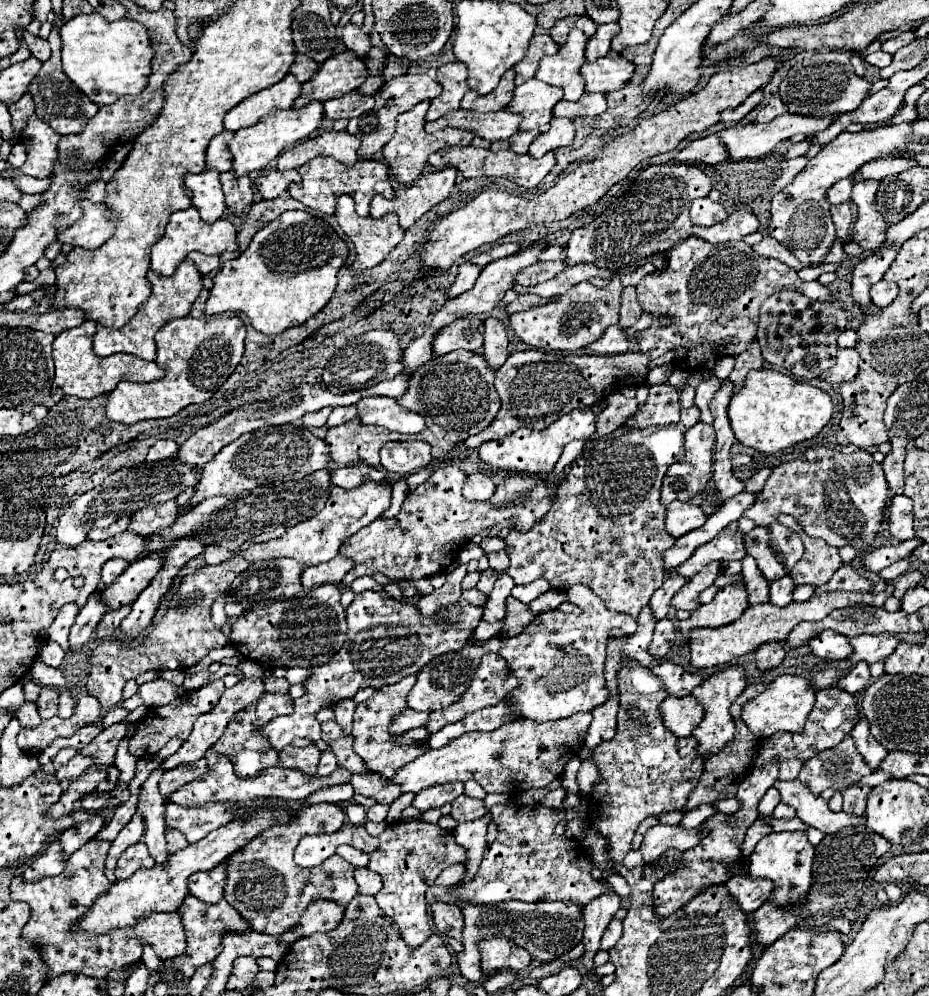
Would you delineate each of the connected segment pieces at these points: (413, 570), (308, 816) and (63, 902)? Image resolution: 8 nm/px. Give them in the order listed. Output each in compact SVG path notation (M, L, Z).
M448 465L444 469L438 469L416 491L408 493L398 517L394 517L394 519L376 519L368 527L364 527L356 535L352 535L342 545L340 555L344 553L344 557L354 559L356 567L344 577L342 585L350 585L356 577L372 575L376 571L384 573L388 579L394 579L394 581L424 579L424 577L432 577L434 573L442 573L456 559L460 549L474 535L480 535L480 533L492 529L500 521L512 521L512 527L518 529L518 531L532 529L532 525L542 521L544 515L550 511L552 501L556 499L556 491L558 491L558 481L550 481L548 477L516 477L516 473L514 473L514 475L508 475L508 483L502 485L502 489L504 489L502 493L500 493L500 487L496 487L496 493L494 493L492 501L466 501L464 495L462 495L464 479L466 479L466 473L460 471L456 465Z
M310 805L300 809L292 823L270 827L260 833L260 837L252 839L244 849L230 855L224 899L242 913L244 921L252 925L252 931L278 937L294 929L312 899L330 899L344 907L352 901L358 893L358 885L354 881L354 867L348 861L332 857L312 869L302 869L294 863L294 849L300 837L308 833L334 833L344 825L344 821L346 815L338 805Z
M92 839L86 845L82 845L66 863L66 869L56 875L56 877L46 877L44 881L36 881L36 883L28 883L24 881L20 875L16 875L10 883L10 899L12 901L24 901L32 907L32 917L28 921L28 925L22 931L22 937L28 941L38 941L40 943L40 953L42 959L46 961L46 965L50 967L48 979L54 979L60 973L82 973L88 977L98 977L98 979L106 979L108 973L112 969L122 969L122 967L130 967L136 961L140 961L142 957L142 947L150 945L154 952L161 960L166 960L184 953L186 949L186 937L184 937L184 929L180 923L180 917L176 913L152 913L148 919L140 921L138 925L134 925L132 929L114 929L114 933L106 933L106 935L96 935L90 937L86 933L74 933L72 925L76 925L82 915L88 911L88 907L92 907L94 899L98 899L102 893L108 891L110 881L104 875L104 861L110 849L110 841L102 841L102 839Z

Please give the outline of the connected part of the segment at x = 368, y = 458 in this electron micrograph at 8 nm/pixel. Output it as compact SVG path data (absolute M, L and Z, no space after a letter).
M358 417L344 423L344 425L338 425L338 427L332 427L328 429L328 437L324 437L324 441L328 439L328 447L330 447L330 453L332 453L332 461L338 463L338 467L348 467L348 465L358 465L358 463L364 463L368 467L378 467L378 453L382 449L382 445L386 441L404 441L406 435L400 435L400 433L392 433L384 427L368 427L368 425L360 425L358 423Z

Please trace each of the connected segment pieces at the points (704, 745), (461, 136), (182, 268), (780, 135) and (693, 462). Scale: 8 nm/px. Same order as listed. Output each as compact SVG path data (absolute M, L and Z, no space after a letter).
M726 667L724 671L718 671L710 677L706 677L694 691L692 695L700 701L700 705L704 707L706 715L702 719L702 723L694 729L694 737L700 743L700 753L706 757L710 753L716 753L718 749L722 749L722 745L726 745L732 737L734 737L734 721L730 717L730 705L732 701L744 691L746 687L746 673L742 667Z
M422 101L418 105L414 105L410 111L402 113L398 119L396 119L396 131L394 131L394 137L390 139L388 145L384 145L382 149L382 157L384 157L384 163L388 165L392 177L398 181L398 183L412 183L420 177L422 169L426 167L426 159L430 153L436 153L440 149L446 149L446 147L452 147L452 145L470 145L474 135L470 131L464 131L464 129L452 129L452 127L446 127L442 131L436 131L436 133L426 133L424 131L424 115L428 111L430 103L428 101Z
M184 259L172 277L160 277L156 271L148 271L148 279L152 283L152 293L150 297L140 305L140 309L136 311L136 315L130 319L130 323L126 323L122 329L108 329L98 325L98 331L94 335L94 353L100 357L108 357L114 353L132 353L136 357L142 357L146 361L154 361L156 359L156 343L154 343L154 335L158 329L162 329L168 321L178 319L178 317L186 317L192 309L192 303L198 299L202 287L202 275L196 269L196 265L188 259Z
M784 113L780 117L776 117L770 123L746 123L746 125L734 125L728 127L724 131L718 133L718 137L724 141L730 159L754 159L754 157L762 157L766 153L770 153L774 149L776 143L790 139L796 133L804 133L804 135L812 135L816 131L824 131L828 125L832 125L836 117L804 117L804 115L796 115L796 113Z
M696 423L694 427L690 427L684 433L684 447L686 447L686 455L682 461L678 461L676 465L672 465L664 477L662 483L662 503L670 505L672 501L690 501L694 495L702 493L704 487L708 485L710 477L712 477L712 451L714 451L714 441L716 441L716 431L712 429L712 425L704 425L704 423Z

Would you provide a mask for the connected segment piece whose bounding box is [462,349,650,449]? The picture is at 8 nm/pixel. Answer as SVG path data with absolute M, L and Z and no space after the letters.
M520 351L508 357L508 361L496 371L496 391L504 399L496 421L476 437L468 437L464 447L480 447L484 441L502 439L518 427L546 429L560 415L570 413L578 407L592 407L598 401L604 401L612 389L638 387L646 381L650 358L640 351L622 353L622 355L582 355L582 353L560 353L560 351Z

